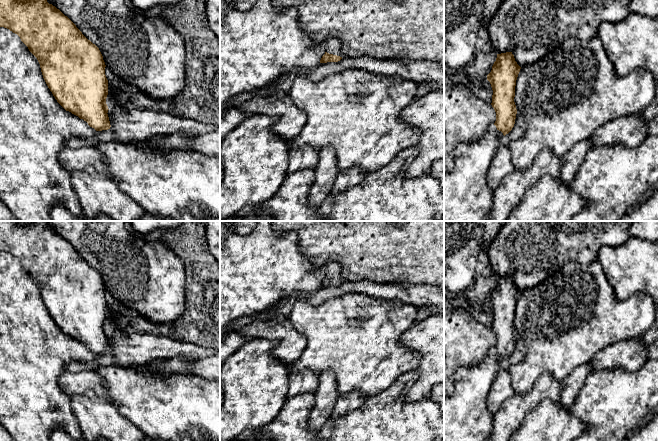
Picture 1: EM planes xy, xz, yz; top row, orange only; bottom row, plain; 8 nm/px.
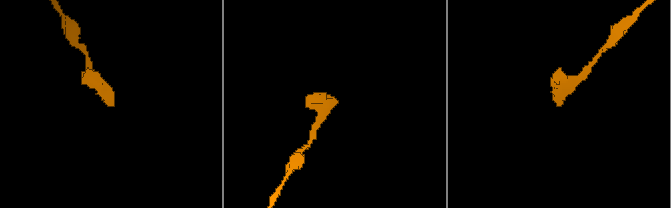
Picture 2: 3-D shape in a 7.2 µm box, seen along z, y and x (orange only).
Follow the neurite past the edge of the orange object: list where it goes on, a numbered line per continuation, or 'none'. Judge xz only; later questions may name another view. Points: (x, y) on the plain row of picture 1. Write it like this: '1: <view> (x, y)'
1: xz (333, 270)

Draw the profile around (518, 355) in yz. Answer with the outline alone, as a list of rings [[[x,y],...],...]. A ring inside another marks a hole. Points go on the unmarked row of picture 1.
[[[517,336],[514,351],[504,360],[503,365],[508,367],[522,362],[525,358],[526,352],[527,350],[523,339]]]

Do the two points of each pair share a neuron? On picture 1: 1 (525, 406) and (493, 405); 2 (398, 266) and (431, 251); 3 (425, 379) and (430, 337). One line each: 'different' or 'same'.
1: different
2: same
3: same

